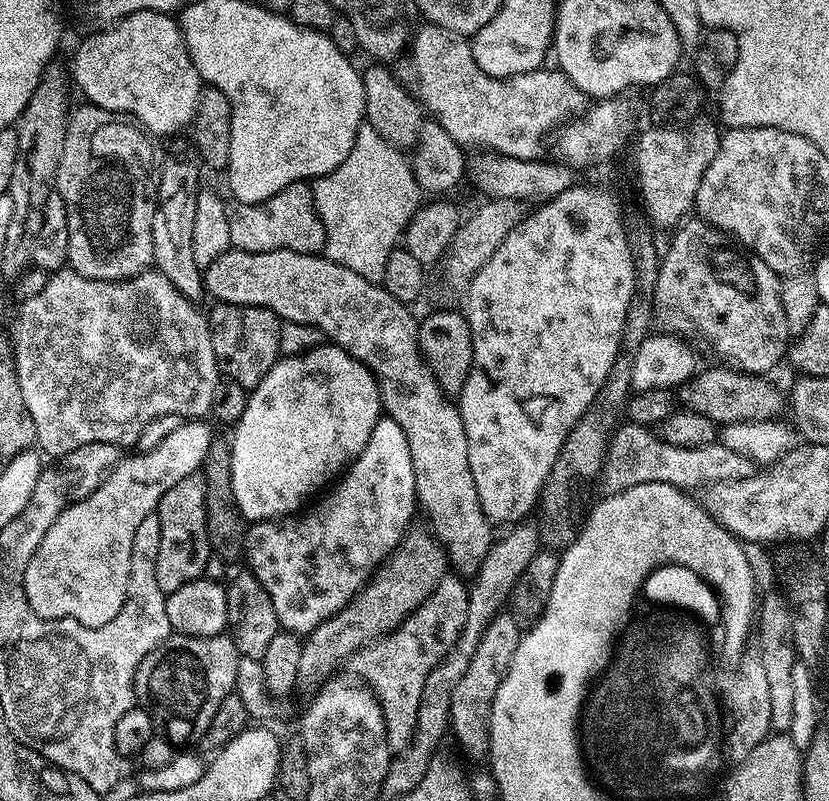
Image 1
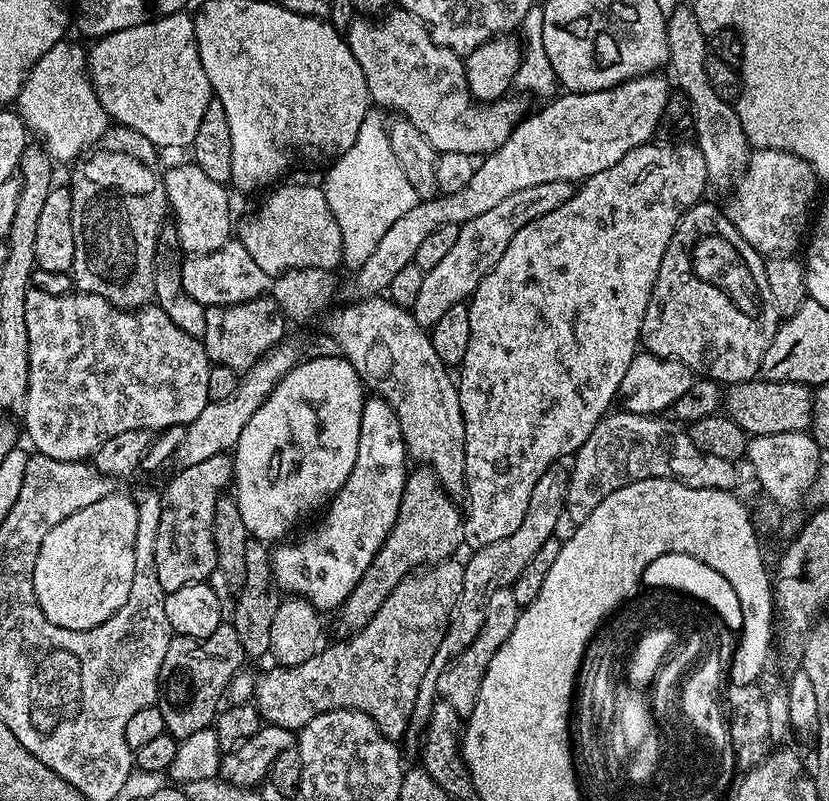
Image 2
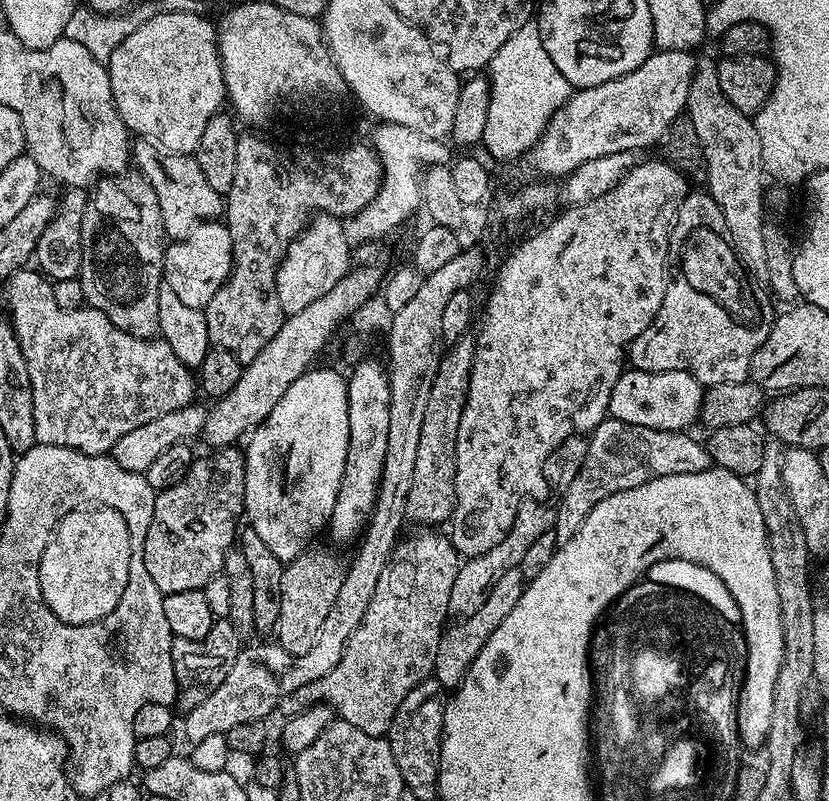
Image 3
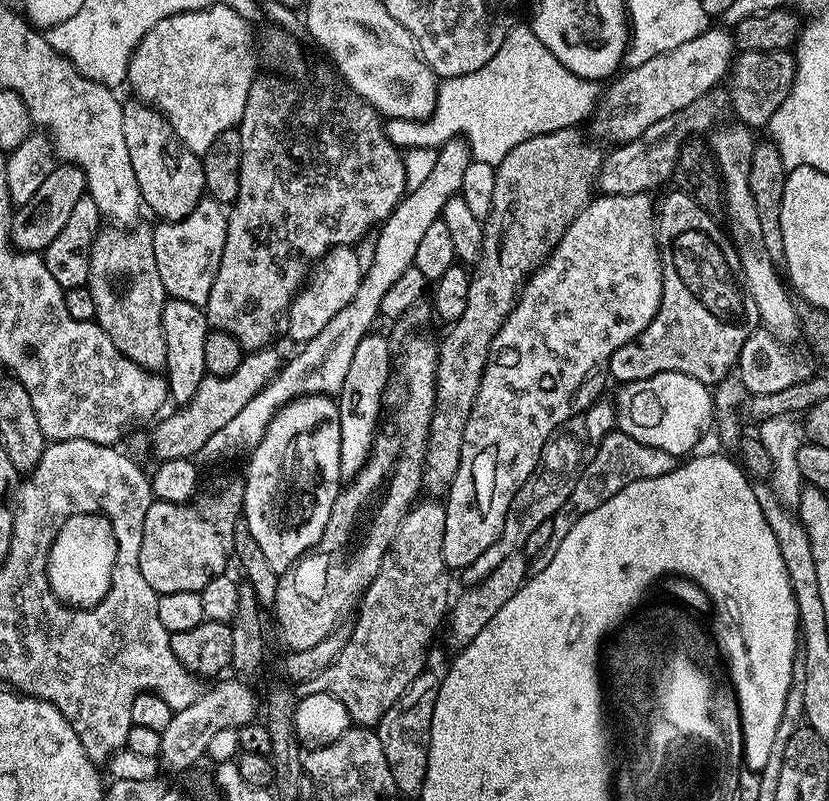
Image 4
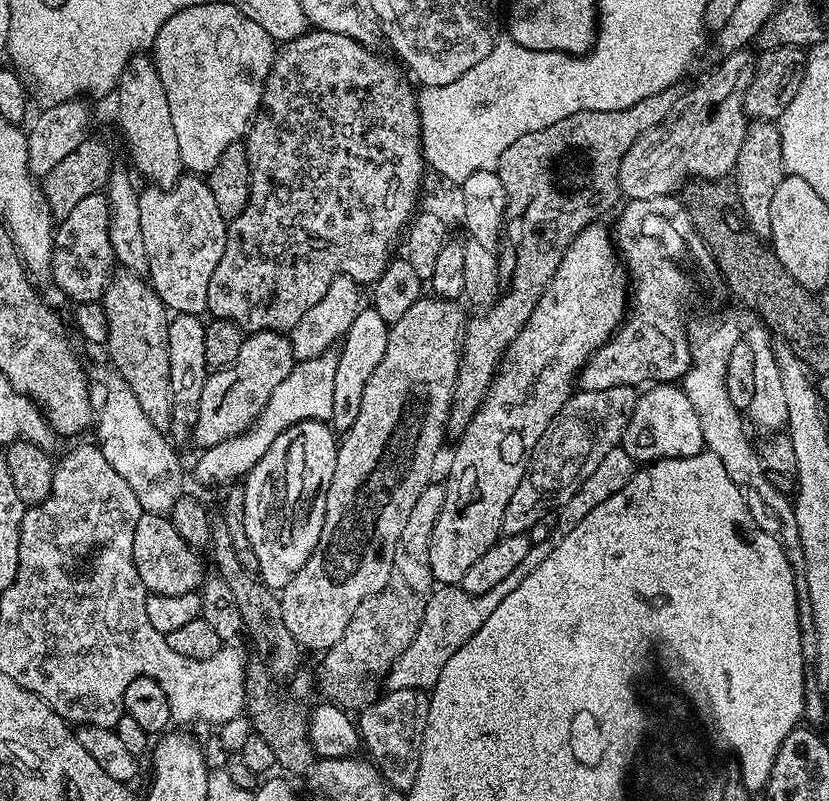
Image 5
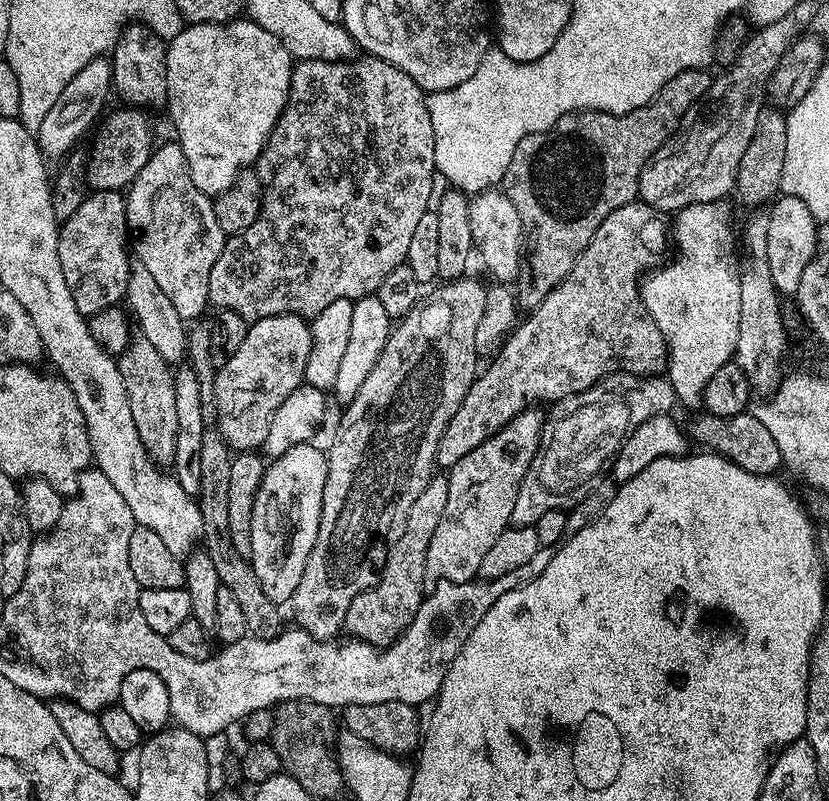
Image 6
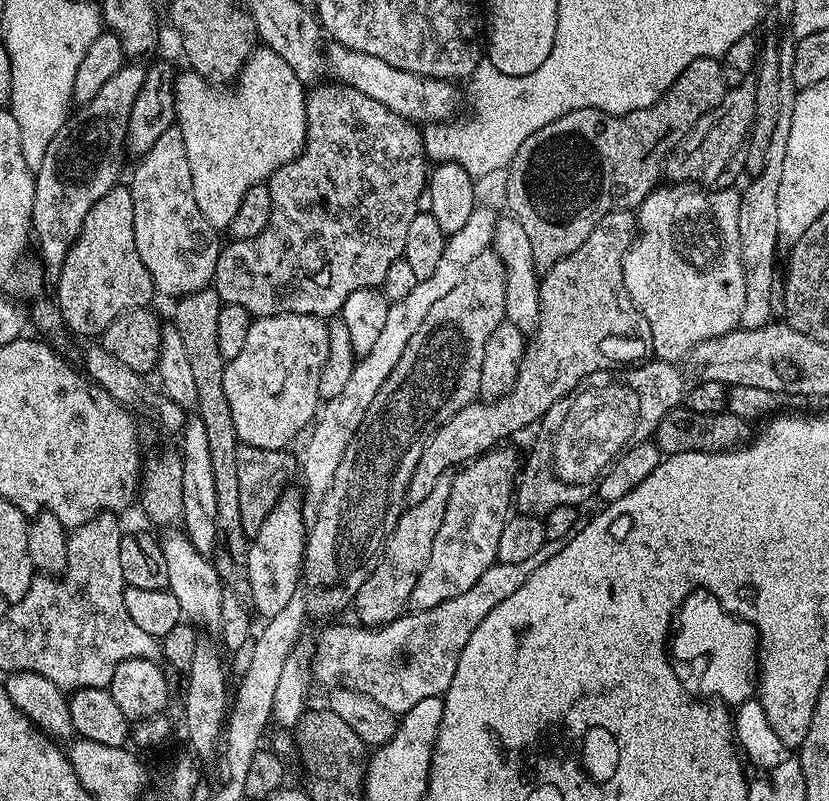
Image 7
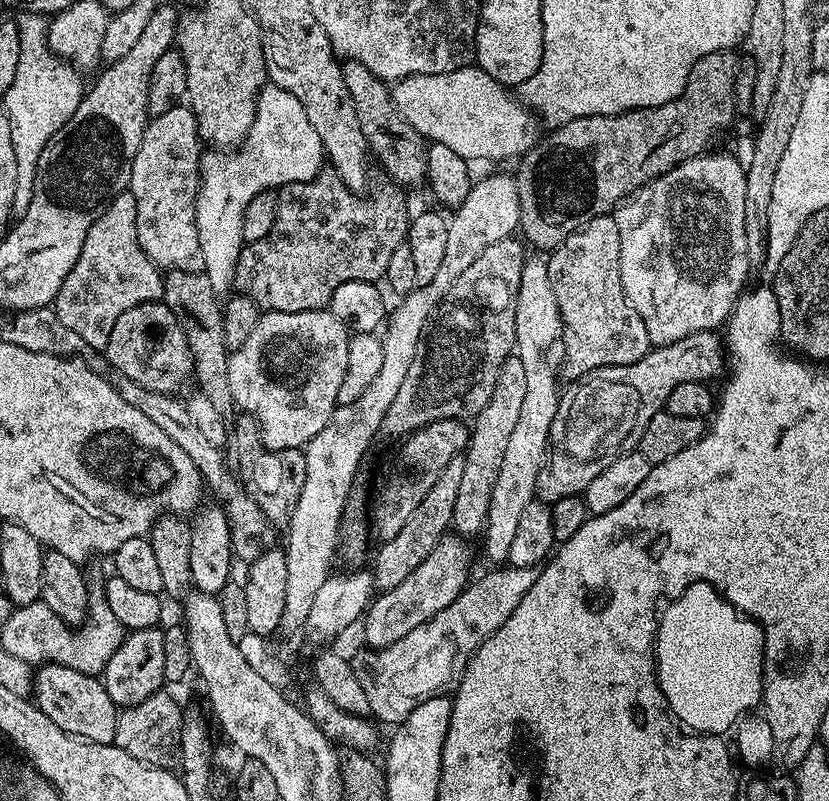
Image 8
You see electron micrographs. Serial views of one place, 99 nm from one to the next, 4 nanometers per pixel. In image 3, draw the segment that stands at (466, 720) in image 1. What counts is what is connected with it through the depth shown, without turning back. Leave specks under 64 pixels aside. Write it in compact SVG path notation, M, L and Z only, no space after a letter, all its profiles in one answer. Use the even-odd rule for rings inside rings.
M520 569L510 570L510 574L502 574L502 578L494 582L494 590L490 590L486 602L482 602L482 606L478 606L474 614L457 619L453 628L452 625L445 627L444 637L438 642L438 658L434 658L434 678L445 690L454 690L463 682L474 658L478 658L478 652L482 650L482 646L486 646L490 634L494 634L498 626L502 626L502 618L506 618L506 614L514 610L525 587L526 581Z

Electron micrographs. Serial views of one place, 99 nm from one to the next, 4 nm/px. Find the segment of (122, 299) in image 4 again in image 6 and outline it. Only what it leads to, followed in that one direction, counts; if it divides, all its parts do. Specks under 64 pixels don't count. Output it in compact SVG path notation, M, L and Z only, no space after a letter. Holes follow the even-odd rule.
M146 342L129 344L128 349L120 353L118 363L126 386L126 398L130 398L130 415L134 418L134 426L138 426L142 446L154 465L171 465L174 444L178 442L178 414L174 407L176 376L173 369L165 363L158 350Z

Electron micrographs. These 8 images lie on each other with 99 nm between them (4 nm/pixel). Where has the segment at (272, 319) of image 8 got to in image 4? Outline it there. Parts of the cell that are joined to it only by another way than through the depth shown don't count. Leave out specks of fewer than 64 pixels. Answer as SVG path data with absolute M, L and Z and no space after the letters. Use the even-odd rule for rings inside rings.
M275 347L260 348L257 352L245 355L242 366L234 370L234 374L225 376L205 375L204 380L194 390L194 398L190 402L179 405L152 432L152 452L157 461L172 459L189 459L202 450L202 446L217 430L222 430L226 422L231 422L246 402L254 398L267 384L273 380L282 367L282 359L276 353Z

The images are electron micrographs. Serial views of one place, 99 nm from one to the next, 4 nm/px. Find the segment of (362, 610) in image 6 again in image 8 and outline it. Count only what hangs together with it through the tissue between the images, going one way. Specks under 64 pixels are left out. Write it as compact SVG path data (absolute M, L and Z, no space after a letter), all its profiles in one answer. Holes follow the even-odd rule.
M463 455L450 458L450 462L446 462L446 470L438 474L438 482L434 482L434 486L430 486L429 492L426 493L426 498L418 502L418 510L410 514L406 526L402 526L402 530L398 530L394 538L385 540L379 545L381 548L376 552L376 561L370 565L377 589L398 586L398 582L403 582L414 570L418 570L426 554L430 554L430 550L434 550L434 546L438 546L438 542L452 528L454 502L458 499L458 486L462 483L463 466Z

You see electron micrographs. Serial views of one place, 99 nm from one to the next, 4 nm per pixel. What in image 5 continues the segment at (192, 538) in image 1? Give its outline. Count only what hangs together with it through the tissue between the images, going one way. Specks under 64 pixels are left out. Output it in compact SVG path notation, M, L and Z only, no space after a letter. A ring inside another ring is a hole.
M144 512L138 518L138 526L134 530L134 566L138 570L138 578L142 578L145 588L151 594L190 594L197 591L206 579L204 564L200 561L201 553L191 548L173 526L169 517L155 512Z

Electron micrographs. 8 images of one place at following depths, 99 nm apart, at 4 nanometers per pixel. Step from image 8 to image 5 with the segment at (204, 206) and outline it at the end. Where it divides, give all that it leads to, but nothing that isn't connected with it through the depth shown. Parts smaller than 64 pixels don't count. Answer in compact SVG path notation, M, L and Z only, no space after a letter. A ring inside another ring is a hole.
M230 2L190 6L174 14L158 30L150 55L162 86L166 86L180 157L189 173L211 172L226 146L241 143L247 137L260 111L264 83L277 51L272 36Z

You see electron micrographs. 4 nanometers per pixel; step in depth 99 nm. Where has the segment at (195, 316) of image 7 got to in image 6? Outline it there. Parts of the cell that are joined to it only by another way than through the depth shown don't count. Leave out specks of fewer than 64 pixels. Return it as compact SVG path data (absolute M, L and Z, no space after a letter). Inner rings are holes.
M197 323L196 329L188 332L188 354L191 371L195 372L198 382L202 386L202 418L204 419L204 433L202 434L202 450L200 451L200 494L198 505L202 514L202 548L208 554L223 588L234 593L236 601L242 606L246 618L246 626L251 635L269 640L279 632L283 632L286 621L280 617L281 609L262 590L262 582L258 582L258 574L254 574L252 561L247 556L238 554L234 550L234 542L230 536L230 518L228 495L230 495L230 466L234 455L233 449L228 447L223 434L217 427L216 419L216 381L217 369L212 366L210 358L211 327L207 323Z

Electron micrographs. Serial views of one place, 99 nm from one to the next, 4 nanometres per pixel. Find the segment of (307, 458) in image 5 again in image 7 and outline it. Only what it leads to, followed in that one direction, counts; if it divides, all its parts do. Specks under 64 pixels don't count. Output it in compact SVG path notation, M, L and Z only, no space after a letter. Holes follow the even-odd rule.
M285 491L274 506L274 510L266 514L262 530L258 530L258 534L251 537L248 546L250 604L255 615L261 616L265 621L274 618L274 614L281 612L290 603L290 598L298 594L298 587L302 582L306 520L304 524L304 512L300 509L301 493L292 491Z

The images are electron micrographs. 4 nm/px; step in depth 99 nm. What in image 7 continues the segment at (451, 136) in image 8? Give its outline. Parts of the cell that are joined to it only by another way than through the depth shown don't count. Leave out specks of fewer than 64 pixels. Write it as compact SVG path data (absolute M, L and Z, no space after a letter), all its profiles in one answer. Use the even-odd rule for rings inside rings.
M335 42L326 48L326 68L336 75L339 83L350 86L354 90L362 90L375 101L382 102L394 114L404 116L413 122L432 120L447 121L456 110L460 96L456 93L457 85L450 80L435 80L429 76L419 76L406 70L398 70L398 66L390 66L390 62L382 62L382 58L374 58L370 54L362 54L358 50L350 50Z

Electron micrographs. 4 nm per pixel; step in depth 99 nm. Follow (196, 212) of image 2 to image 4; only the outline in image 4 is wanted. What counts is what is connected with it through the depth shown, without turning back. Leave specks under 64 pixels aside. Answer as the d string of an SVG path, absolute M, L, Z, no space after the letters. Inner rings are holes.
M139 98L124 104L122 134L126 138L126 150L130 150L130 166L134 166L134 178L138 178L143 207L160 216L156 218L161 221L186 218L206 196L201 157L180 143L167 118L157 108Z

